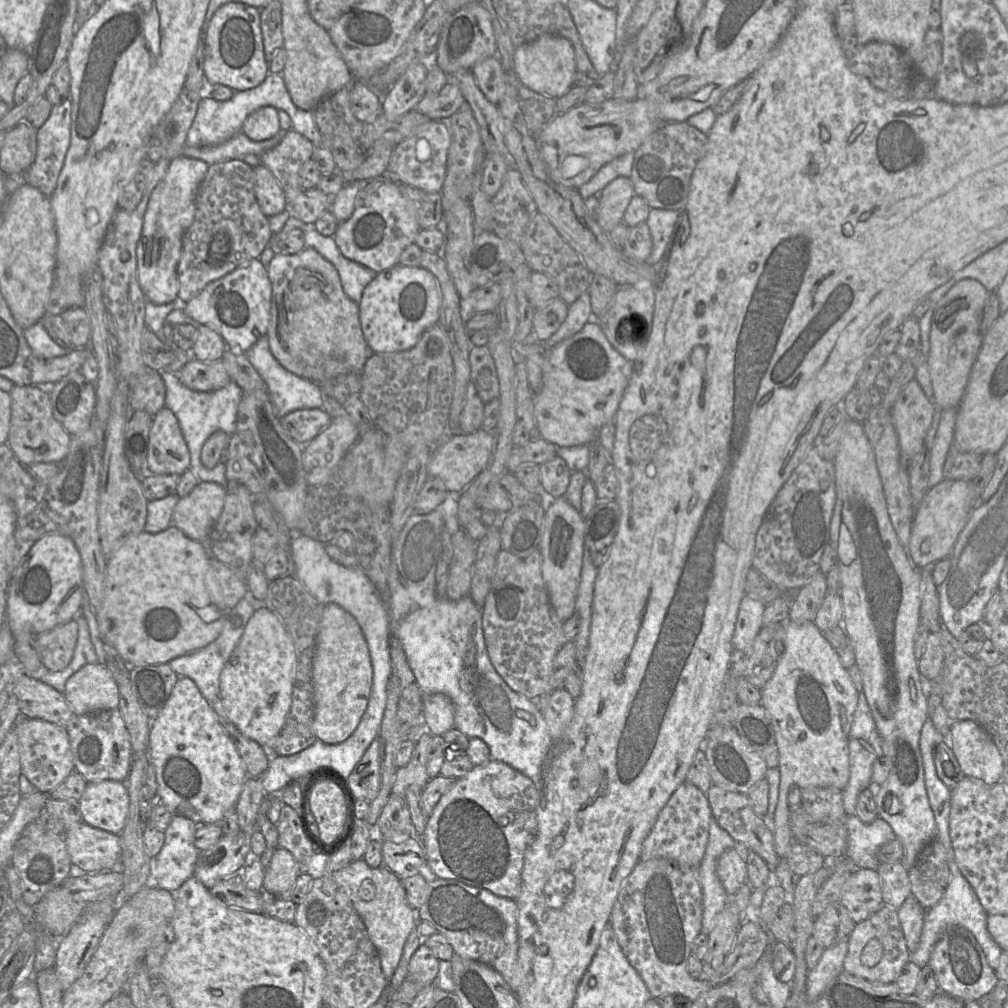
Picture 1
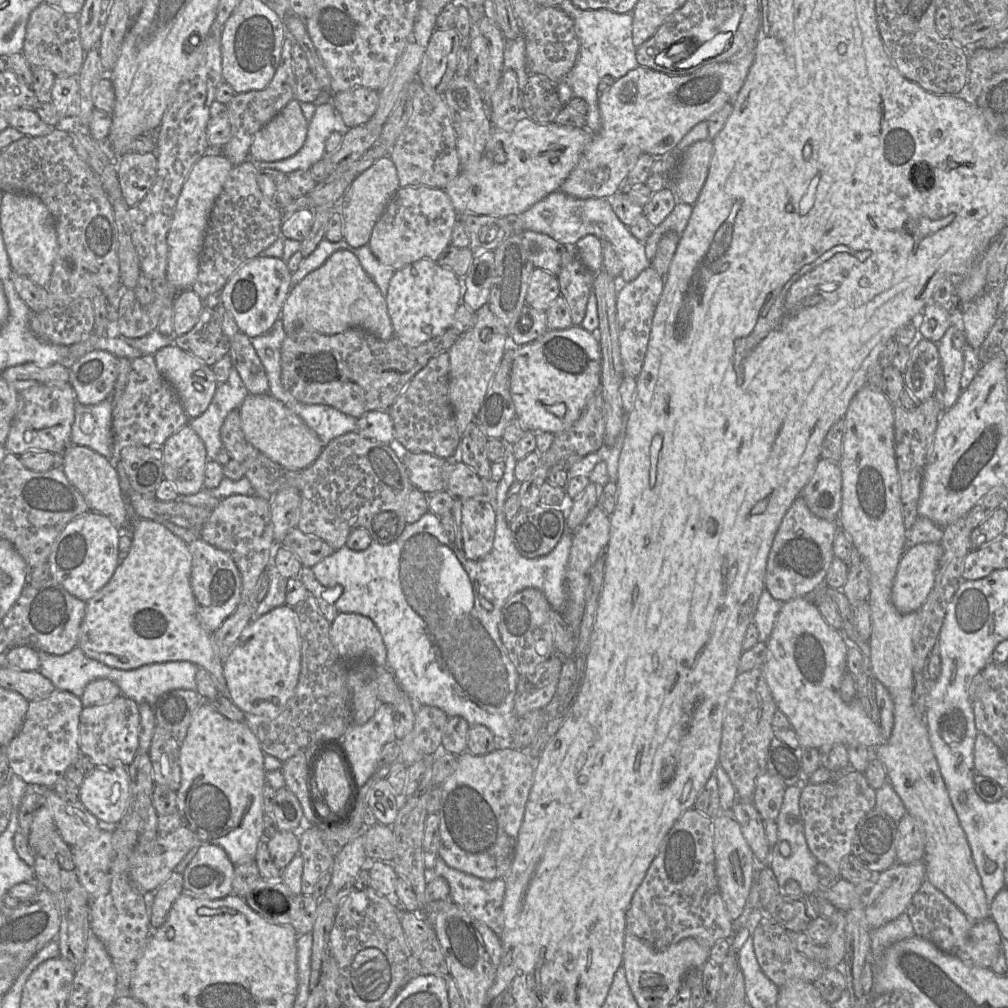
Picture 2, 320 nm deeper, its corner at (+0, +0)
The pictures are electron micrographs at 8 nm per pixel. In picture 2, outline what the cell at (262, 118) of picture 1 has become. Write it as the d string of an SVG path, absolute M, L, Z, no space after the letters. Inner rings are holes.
M291 100L255 134L250 157L261 162L275 162L294 156L305 143L308 125L300 102Z

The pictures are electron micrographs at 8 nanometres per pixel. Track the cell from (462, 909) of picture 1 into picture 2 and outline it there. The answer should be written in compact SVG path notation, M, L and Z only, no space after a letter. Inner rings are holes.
M437 857L435 876L447 880L453 903L465 910L471 917L484 923L500 936L504 928L503 901L506 892L504 878L483 880L451 868Z

